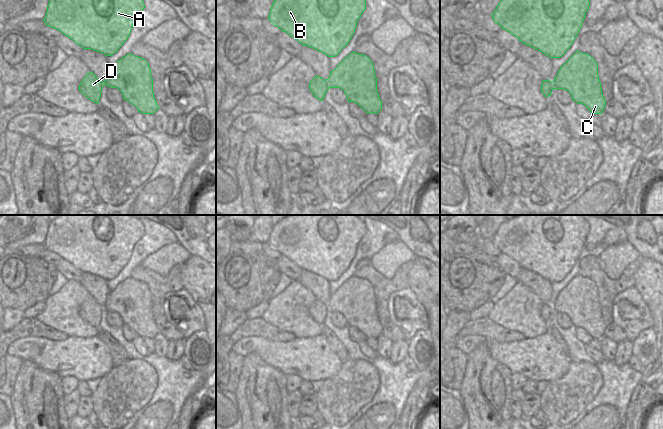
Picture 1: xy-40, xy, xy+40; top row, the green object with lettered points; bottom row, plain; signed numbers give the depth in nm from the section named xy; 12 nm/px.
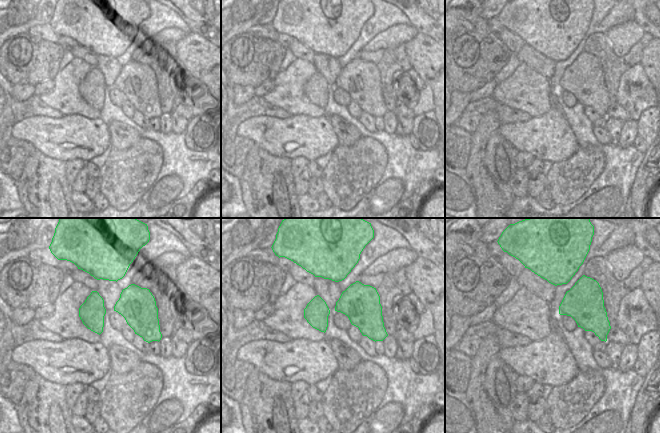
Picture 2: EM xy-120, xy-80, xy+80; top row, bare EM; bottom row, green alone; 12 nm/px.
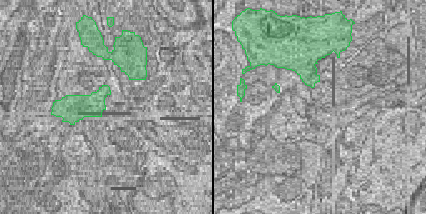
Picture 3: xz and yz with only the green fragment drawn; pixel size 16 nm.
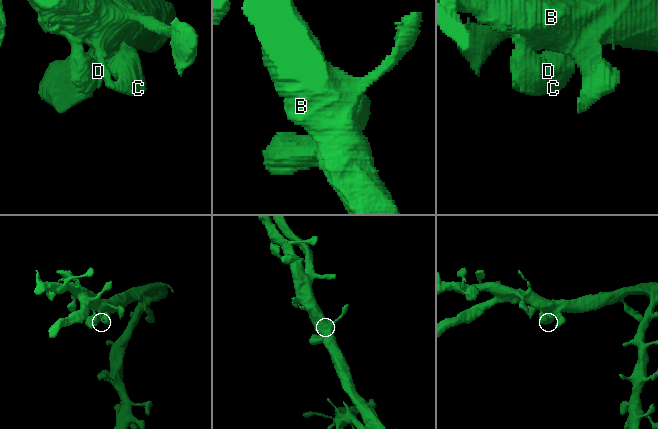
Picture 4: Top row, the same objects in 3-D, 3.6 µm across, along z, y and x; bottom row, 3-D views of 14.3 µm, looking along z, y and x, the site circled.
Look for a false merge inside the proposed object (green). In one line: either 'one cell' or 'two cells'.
one cell

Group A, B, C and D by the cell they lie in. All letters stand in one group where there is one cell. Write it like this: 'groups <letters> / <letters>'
groups A B C D

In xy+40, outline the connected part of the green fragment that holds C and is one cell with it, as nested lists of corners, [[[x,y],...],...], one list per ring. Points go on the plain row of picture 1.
[[[577,274],[559,293],[553,305],[543,304],[541,316],[551,320],[554,313],[568,315],[577,328],[583,328],[592,338],[602,338],[606,325],[598,299],[598,289],[587,277]]]

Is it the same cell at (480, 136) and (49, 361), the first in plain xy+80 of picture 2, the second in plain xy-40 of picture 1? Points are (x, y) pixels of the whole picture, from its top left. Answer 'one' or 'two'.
two

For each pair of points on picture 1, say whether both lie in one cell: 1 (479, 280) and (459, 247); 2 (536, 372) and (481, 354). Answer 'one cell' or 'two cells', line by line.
1: two cells
2: two cells

